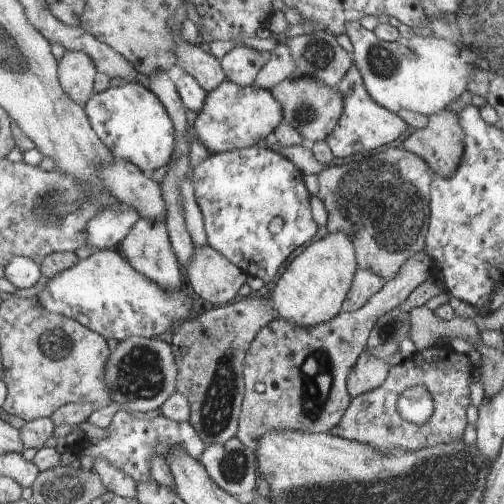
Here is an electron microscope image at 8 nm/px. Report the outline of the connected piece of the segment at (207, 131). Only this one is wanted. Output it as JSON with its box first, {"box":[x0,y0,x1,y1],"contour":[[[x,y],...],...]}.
{"box":[192,79,283,155],"contour":[[[226,79],[207,94],[192,127],[197,140],[207,146],[212,155],[217,155],[255,147],[261,140],[265,141],[269,134],[275,133],[283,123],[283,106],[275,100],[270,90],[255,85],[241,87]]]}

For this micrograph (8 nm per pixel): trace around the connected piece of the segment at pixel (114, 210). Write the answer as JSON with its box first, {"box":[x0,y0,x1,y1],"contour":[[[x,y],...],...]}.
{"box":[87,203,141,250],"contour":[[[119,203],[119,206],[111,206],[107,210],[101,211],[87,226],[87,242],[89,248],[96,250],[103,249],[120,249],[122,242],[127,238],[131,229],[141,220],[137,210],[133,210],[128,204]]]}

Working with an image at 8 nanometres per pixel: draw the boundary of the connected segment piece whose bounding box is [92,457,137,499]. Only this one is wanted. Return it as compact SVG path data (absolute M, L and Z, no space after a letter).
M103 457L95 458L92 462L92 468L99 474L108 492L128 499L136 499L137 482L122 469L113 466Z

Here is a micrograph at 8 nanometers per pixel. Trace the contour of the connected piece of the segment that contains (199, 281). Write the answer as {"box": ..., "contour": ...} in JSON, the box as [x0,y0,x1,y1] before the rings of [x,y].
{"box":[185,245,248,307],"contour":[[[208,245],[195,246],[185,275],[190,290],[201,301],[210,307],[220,307],[234,302],[248,274]]]}

